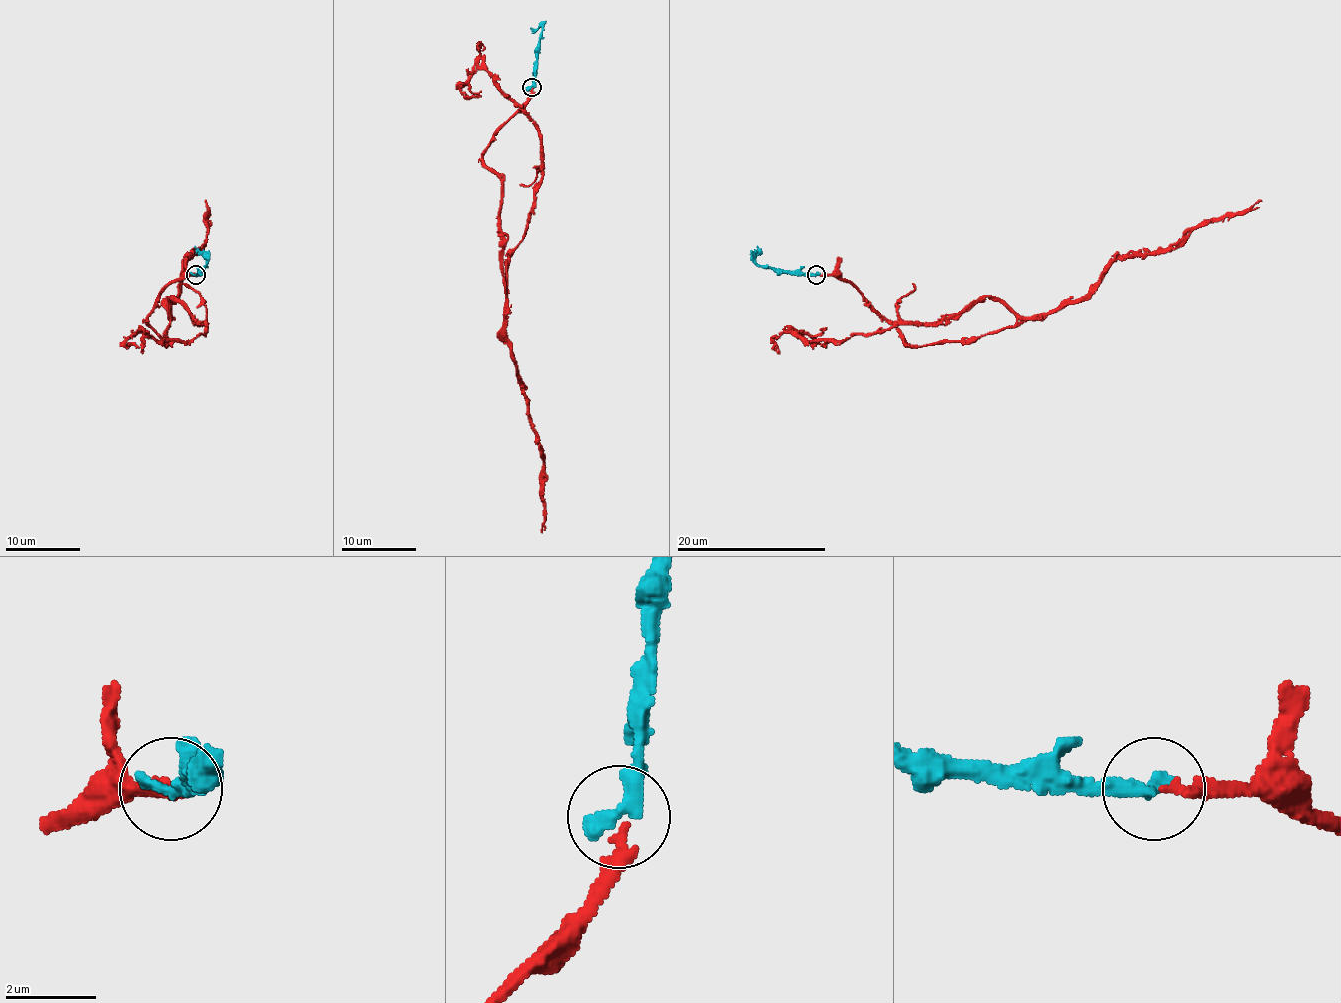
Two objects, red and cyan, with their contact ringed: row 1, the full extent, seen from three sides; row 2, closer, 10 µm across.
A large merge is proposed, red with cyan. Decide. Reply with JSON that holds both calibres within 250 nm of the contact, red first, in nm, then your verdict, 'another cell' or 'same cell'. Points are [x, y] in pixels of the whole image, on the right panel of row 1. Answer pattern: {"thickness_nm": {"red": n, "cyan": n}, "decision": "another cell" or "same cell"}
{"thickness_nm": {"red": 200, "cyan": 420}, "decision": "same cell"}

